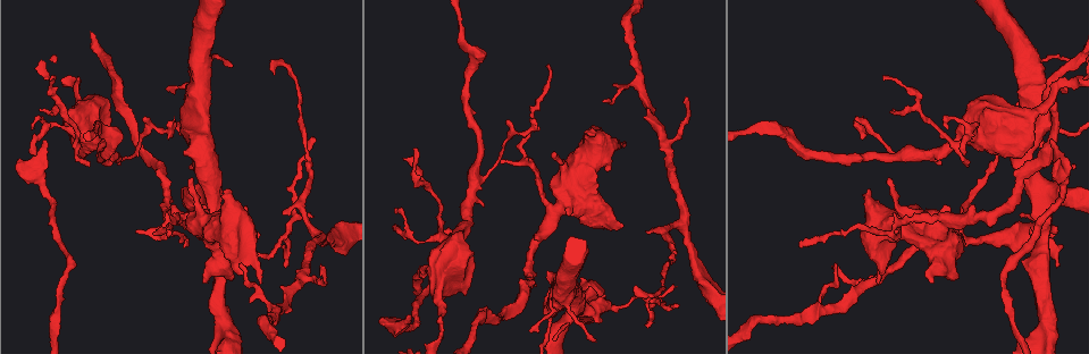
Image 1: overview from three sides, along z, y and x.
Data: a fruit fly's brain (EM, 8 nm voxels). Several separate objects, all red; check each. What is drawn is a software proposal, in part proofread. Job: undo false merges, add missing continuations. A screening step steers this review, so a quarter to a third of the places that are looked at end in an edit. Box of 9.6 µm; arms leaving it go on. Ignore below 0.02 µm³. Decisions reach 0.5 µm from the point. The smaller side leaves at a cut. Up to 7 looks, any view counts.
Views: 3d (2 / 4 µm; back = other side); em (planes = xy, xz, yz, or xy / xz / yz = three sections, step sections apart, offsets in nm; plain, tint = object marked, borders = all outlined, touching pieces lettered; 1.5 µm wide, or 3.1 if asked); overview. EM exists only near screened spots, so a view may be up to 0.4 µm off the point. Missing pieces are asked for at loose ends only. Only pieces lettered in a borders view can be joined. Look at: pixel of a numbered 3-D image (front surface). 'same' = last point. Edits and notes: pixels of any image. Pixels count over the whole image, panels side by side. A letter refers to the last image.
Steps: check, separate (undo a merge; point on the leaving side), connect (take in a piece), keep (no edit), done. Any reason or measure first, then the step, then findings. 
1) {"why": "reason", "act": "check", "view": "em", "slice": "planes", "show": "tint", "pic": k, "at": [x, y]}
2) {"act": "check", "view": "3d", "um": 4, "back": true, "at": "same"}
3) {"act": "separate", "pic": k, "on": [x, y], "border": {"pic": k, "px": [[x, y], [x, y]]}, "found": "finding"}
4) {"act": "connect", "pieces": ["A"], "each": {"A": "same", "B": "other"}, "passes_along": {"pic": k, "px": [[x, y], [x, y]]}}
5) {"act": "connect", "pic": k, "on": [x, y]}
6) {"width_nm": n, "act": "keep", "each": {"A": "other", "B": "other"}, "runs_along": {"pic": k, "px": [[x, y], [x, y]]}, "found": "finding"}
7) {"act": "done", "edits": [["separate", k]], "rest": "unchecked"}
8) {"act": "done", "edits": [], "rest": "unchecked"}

{"why": "thick end", "act": "check", "view": "em", "slice": "planes", "show": "borders", "pic": 1, "at": [231, 279]}

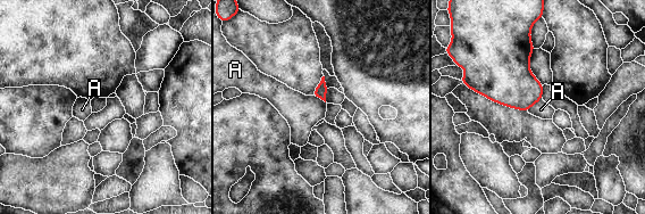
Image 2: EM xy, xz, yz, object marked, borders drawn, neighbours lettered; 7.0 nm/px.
{"longest_contact_nm": ["A", 140], "act": "keep", "each": {"A": "other"}, "border": {"pic": 2, "px": [[542, 98], [527, 110]]}, "found": "none of them fits"}

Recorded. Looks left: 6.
{"why": "three arms meet", "act": "check", "view": "em", "slice": "yz", "step": 8, "show": "tint", "pic": 1, "at": [683, 229]}

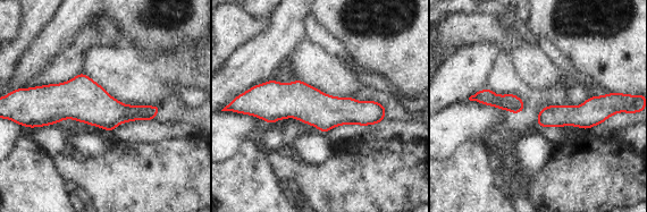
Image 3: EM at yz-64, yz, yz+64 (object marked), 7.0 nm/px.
{"why": "what lies round it", "act": "check", "view": "em", "slice": "yz", "step": 8, "show": "borders", "at": "same"}

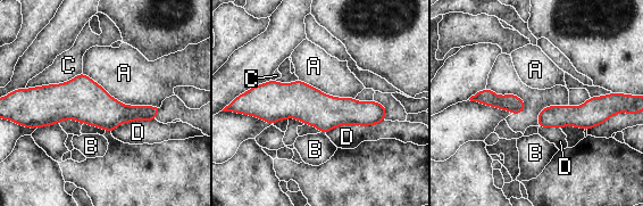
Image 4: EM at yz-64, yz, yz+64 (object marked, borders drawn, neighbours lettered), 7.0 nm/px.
{"width_nm": 260, "act": "keep", "each": {"A": "other", "B": "other", "C": "other", "D": "other"}, "found": "all the same neuron"}

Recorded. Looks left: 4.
{"act": "check", "view": "3d", "um": 4, "pic": 1, "at": [53, 77]}

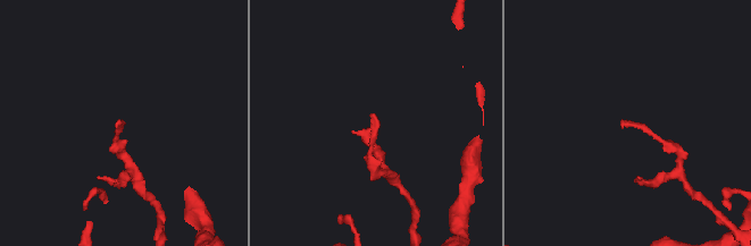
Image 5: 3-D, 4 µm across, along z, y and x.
{"act": "check", "view": "em", "slice": "planes", "show": "tint", "pic": 5, "at": [372, 113]}

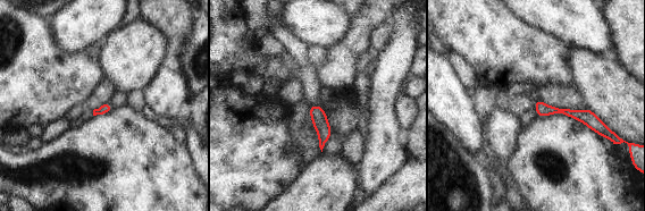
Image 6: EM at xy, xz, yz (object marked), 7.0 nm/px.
{"why": "see the neighbours", "act": "check", "view": "em", "slice": "planes", "show": "borders", "at": "same"}

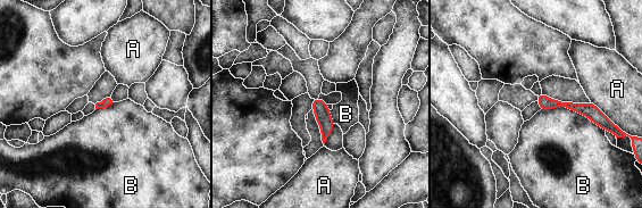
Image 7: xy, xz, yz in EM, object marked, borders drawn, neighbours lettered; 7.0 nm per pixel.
{"longest_contact_nm": ["B", 500], "act": "keep", "each": {"A": "other", "B": "other"}, "runs_along": {"pic": 7, "px": [[540, 98], [588, 109], [602, 124]]}, "found": "none of them fits"}

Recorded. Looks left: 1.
{"act": "done", "edits": [], "rest": "unchecked"}

